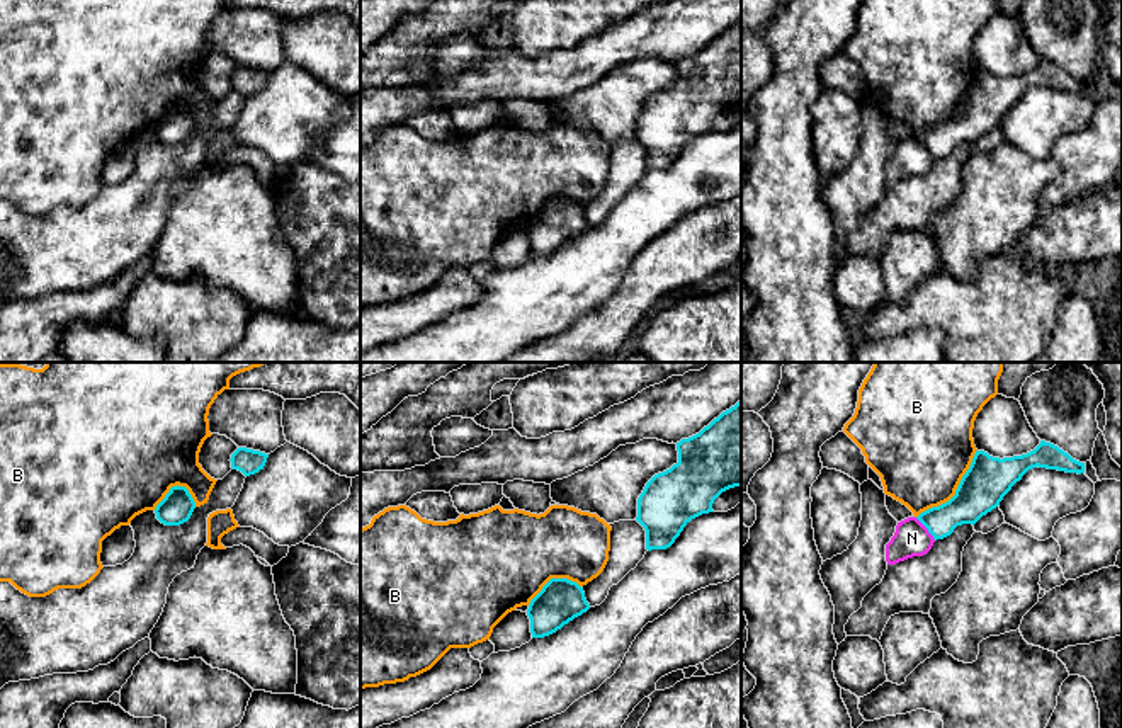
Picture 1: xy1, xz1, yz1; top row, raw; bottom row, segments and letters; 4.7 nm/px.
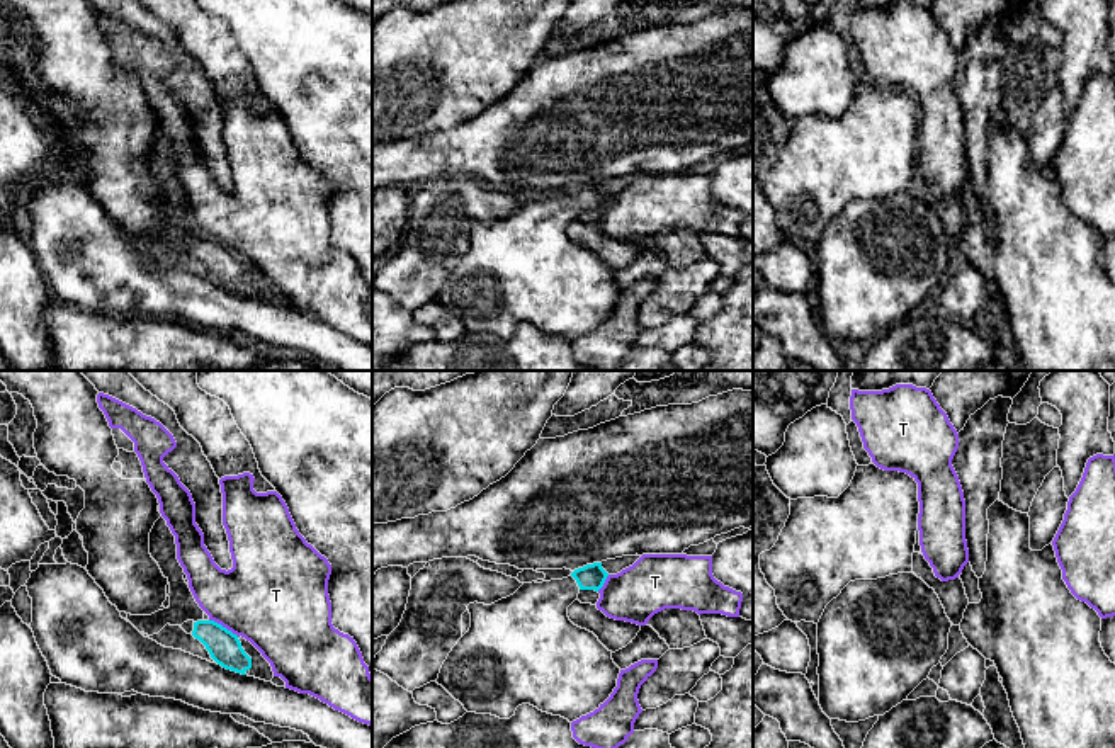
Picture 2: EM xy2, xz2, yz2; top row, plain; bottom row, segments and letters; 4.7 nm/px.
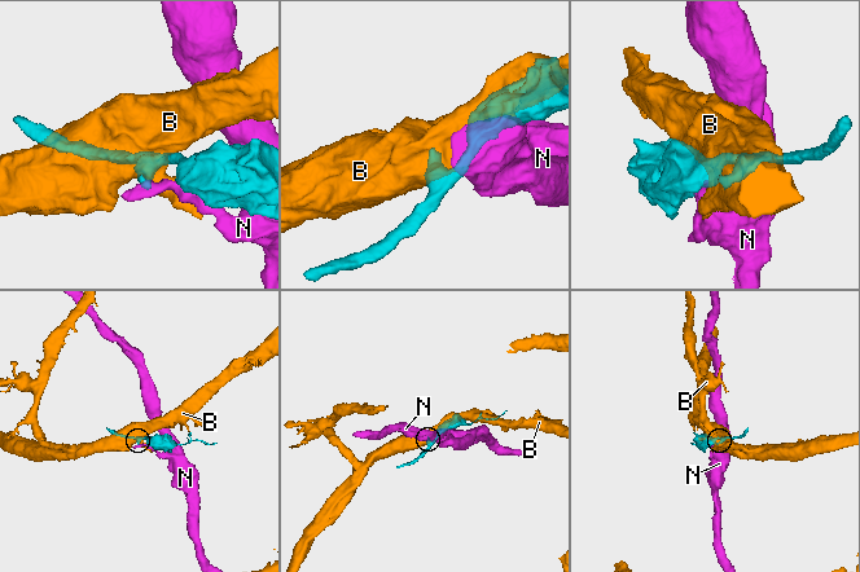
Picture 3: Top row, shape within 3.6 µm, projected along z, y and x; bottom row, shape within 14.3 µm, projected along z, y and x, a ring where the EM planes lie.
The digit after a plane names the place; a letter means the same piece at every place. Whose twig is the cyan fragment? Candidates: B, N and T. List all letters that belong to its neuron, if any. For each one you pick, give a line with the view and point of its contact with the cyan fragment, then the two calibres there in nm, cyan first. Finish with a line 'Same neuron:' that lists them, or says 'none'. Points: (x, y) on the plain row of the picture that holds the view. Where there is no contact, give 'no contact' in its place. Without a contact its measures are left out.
Same neuron: none

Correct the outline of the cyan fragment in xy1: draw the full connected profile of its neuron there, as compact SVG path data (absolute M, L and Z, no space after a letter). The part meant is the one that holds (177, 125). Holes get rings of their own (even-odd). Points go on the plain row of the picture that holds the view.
M172 105L165 117L156 124L156 138L165 145L187 141L196 128L196 121L185 105Z

